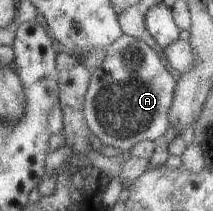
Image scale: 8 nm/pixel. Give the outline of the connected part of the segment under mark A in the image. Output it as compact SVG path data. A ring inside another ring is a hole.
M123 34L105 47L104 51L104 60L100 68L91 72L88 90L84 96L83 113L92 134L104 145L114 146L121 152L144 140L157 140L162 137L170 126L168 110L174 102L177 79L166 69L156 50L133 36Z

